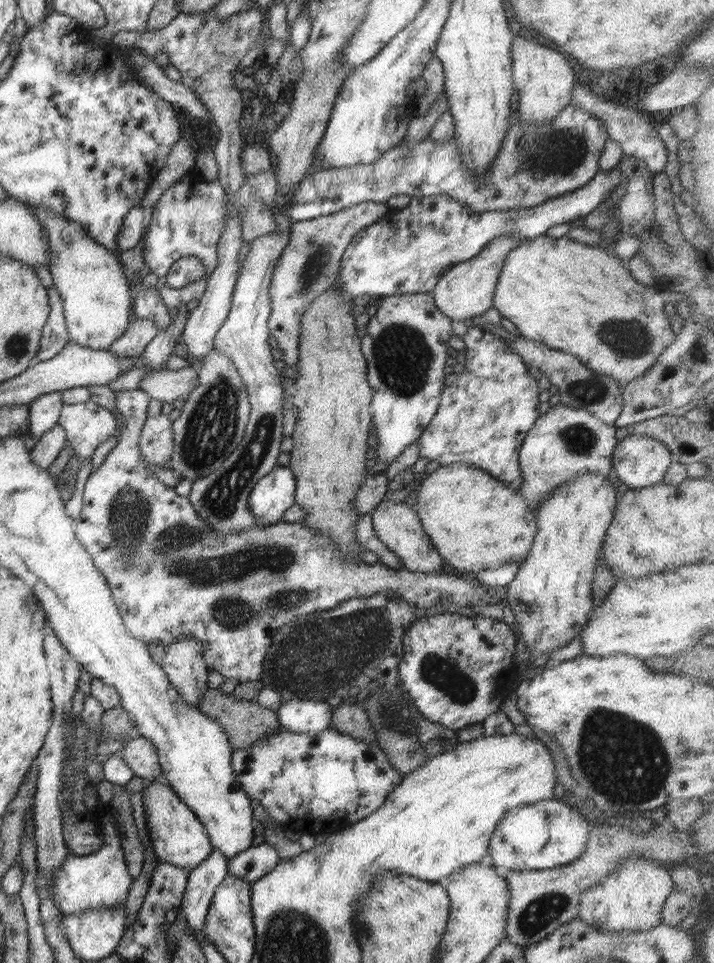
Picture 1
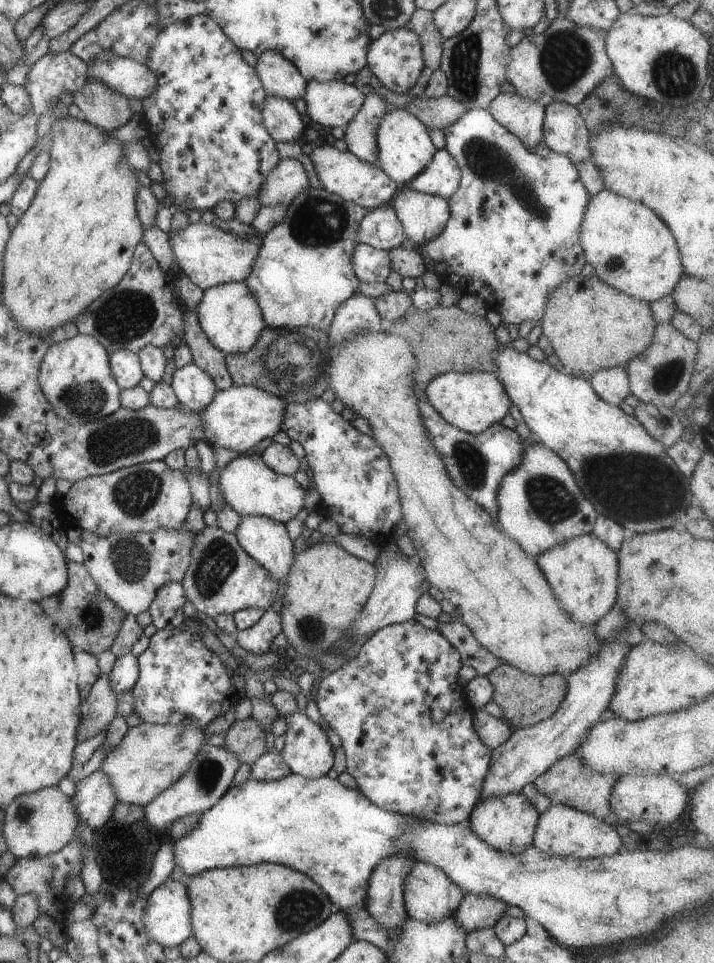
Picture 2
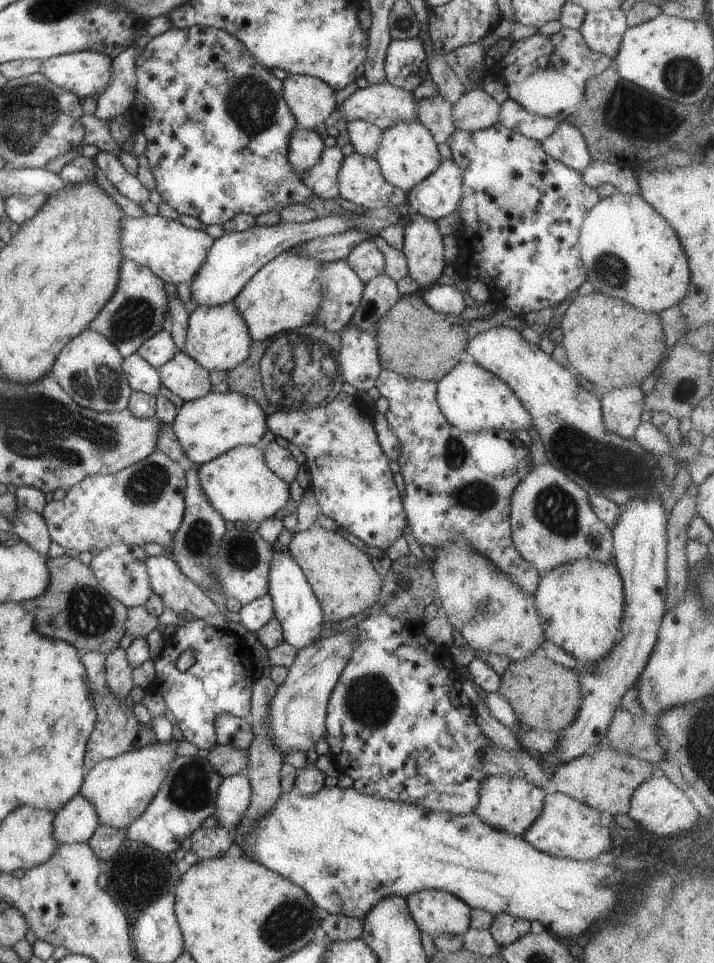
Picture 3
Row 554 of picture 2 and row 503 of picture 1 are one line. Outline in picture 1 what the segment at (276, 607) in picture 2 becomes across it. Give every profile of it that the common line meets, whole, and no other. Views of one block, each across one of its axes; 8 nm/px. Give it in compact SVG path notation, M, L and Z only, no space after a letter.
M276 465L252 489L248 508L259 520L258 525L271 525L281 521L282 515L295 504L296 479L289 466Z

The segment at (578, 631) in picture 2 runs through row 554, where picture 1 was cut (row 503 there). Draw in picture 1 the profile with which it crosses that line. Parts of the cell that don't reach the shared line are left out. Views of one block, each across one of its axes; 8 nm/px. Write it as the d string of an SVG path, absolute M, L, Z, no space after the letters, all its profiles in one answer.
M466 463L440 465L419 485L414 506L426 534L444 562L465 575L496 567L520 564L530 552L538 532L537 515L519 489L510 488L489 472Z

